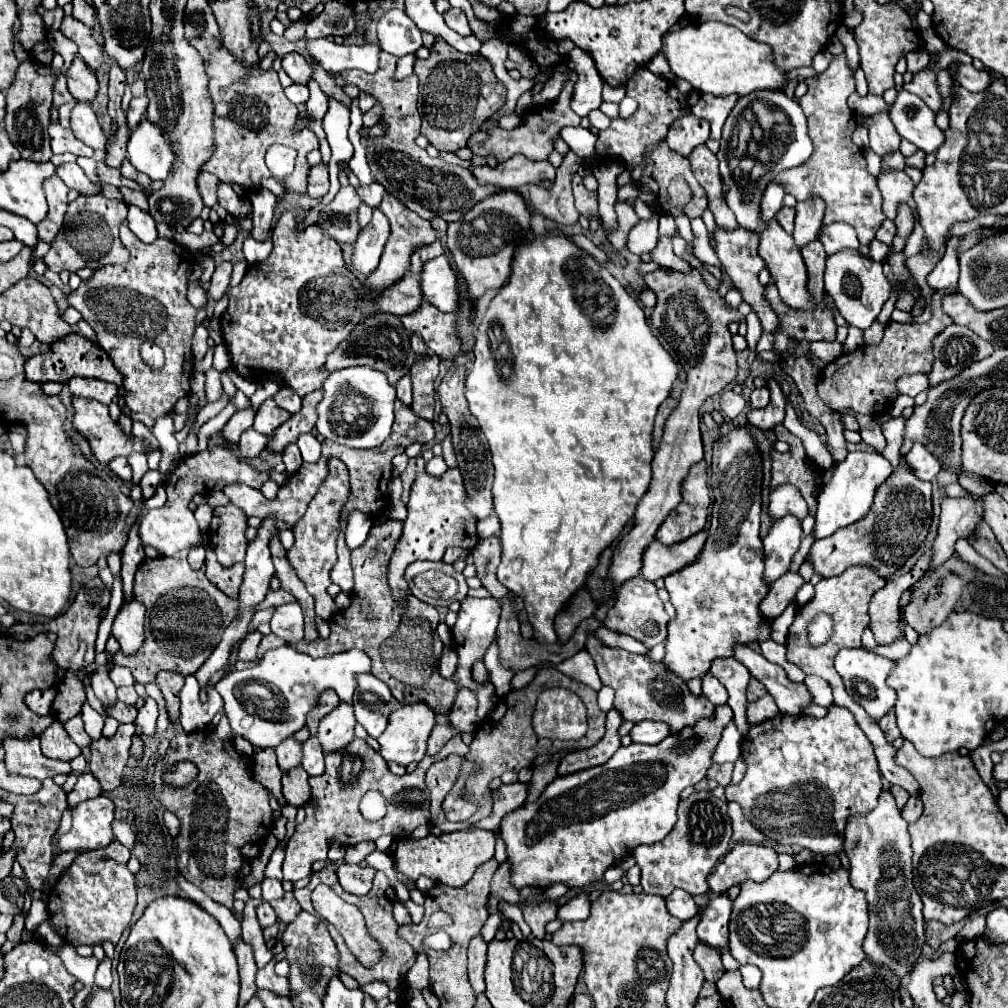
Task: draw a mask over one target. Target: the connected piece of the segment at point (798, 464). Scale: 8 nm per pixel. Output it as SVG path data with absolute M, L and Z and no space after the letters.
M777 424L773 428L773 436L789 444L789 452L771 452L771 484L769 490L775 490L781 484L791 484L795 486L805 502L809 504L809 516L815 516L817 508L817 496L823 488L823 474L817 466L809 464L807 452L803 448L803 442L787 432L783 424Z

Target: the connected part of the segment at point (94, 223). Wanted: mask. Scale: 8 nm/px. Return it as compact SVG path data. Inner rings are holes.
M101 194L93 196L79 196L77 200L69 202L65 226L59 232L55 244L45 254L43 262L53 272L77 272L81 268L101 268L107 264L125 264L129 262L129 252L123 248L119 240L119 226L127 218L127 204L123 200L109 200ZM77 214L89 214L89 222L77 220Z

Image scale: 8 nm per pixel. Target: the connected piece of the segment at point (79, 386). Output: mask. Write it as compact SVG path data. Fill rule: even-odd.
M71 378L69 388L73 396L83 396L83 398L93 398L109 406L117 394L117 386L111 382L103 382L97 378Z

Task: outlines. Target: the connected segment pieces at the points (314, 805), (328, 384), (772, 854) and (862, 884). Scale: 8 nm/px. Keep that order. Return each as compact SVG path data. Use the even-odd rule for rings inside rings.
M455 734L441 748L441 752L437 752L435 756L425 756L419 762L419 766L415 768L415 772L405 774L405 776L393 776L387 768L387 762L371 746L367 746L365 740L359 740L359 738L355 738L343 752L335 752L333 756L325 756L325 772L321 776L309 778L313 798L305 806L305 812L307 812L305 822L295 828L295 834L291 836L291 840L287 844L287 856L283 862L283 878L297 882L297 880L309 876L313 862L317 862L315 856L323 856L319 860L327 860L327 844L329 842L339 842L343 846L355 846L359 842L373 842L379 836L405 838L407 834L411 834L415 830L415 826L427 824L429 822L429 798L427 798L427 788L425 788L425 772L433 762L443 760L451 754L457 754L463 758L459 778L449 794L453 798L453 822L461 822L461 820L471 818L477 812L477 806L461 798L461 788L463 788L467 774L475 772L475 766L465 760L467 752L469 752L469 746L463 744L459 734ZM369 790L381 792L383 798L387 800L387 806L389 806L387 816L377 822L369 822L367 818L363 818L363 814L359 810L359 800Z
M355 366L331 372L323 384L323 400L317 404L317 432L329 440L335 440L351 448L375 448L381 446L393 424L393 404L397 400L395 386L389 384L383 372L369 366Z
M735 844L707 878L709 888L717 894L723 894L731 886L739 886L745 880L763 882L779 870L777 856L779 854L773 848L763 844Z
M883 790L879 796L879 804L867 814L853 814L845 828L845 844L843 850L851 862L851 884L867 894L869 902L869 932L863 942L863 950L867 958L875 960L875 964L887 964L897 976L901 976L901 984L907 982L909 968L921 956L921 946L925 944L925 930L923 930L923 914L921 914L921 900L913 886L911 874L911 840L907 832L907 822L901 818L901 812L895 806L891 790Z

